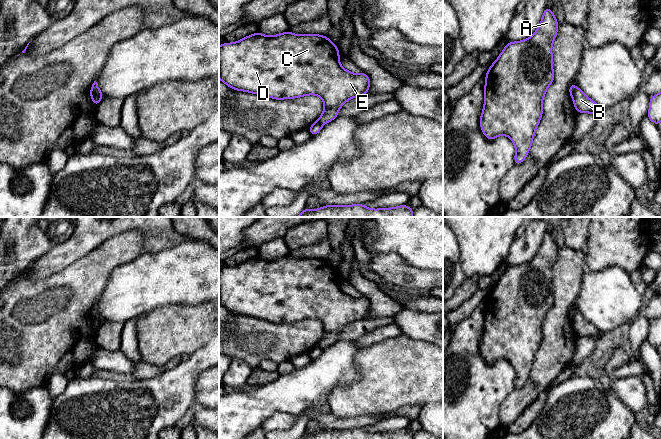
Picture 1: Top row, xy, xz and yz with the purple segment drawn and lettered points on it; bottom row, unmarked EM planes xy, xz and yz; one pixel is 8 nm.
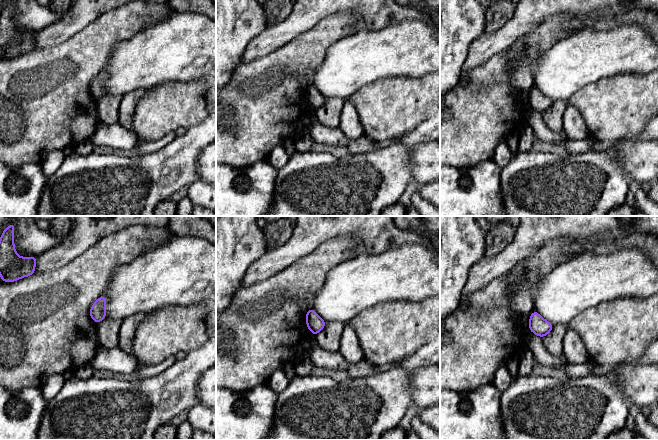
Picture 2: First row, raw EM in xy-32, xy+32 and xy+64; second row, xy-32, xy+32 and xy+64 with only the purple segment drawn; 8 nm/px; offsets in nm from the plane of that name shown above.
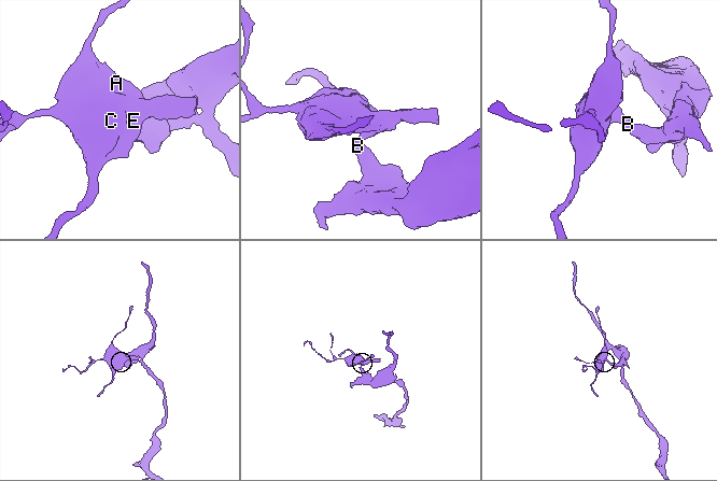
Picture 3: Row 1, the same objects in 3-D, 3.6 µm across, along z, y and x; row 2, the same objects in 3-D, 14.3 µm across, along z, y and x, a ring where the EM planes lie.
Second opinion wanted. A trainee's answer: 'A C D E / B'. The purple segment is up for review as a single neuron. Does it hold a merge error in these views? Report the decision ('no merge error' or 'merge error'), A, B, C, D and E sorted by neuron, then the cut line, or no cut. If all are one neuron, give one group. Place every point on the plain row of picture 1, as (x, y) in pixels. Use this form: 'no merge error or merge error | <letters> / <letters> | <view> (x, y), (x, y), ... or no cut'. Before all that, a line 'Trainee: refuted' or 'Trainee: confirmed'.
Trainee: confirmed
merge error | A C D E / B | xy (90, 313), (101, 322)

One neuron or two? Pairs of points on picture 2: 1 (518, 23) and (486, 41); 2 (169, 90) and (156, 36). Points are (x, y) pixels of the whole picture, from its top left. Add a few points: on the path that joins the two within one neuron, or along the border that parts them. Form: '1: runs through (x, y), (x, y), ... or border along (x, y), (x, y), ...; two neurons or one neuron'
1: runs through (510, 31), (502, 39), (494, 41); one neuron
2: border along (190, 81), (164, 81), (151, 88); two neurons

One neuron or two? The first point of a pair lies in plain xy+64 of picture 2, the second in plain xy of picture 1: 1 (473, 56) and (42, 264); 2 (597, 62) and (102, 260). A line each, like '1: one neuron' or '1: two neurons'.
1: one neuron
2: two neurons

